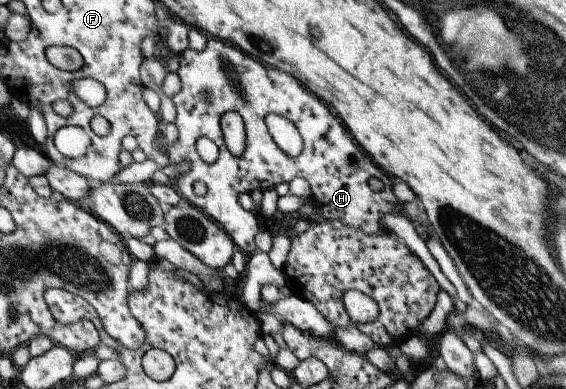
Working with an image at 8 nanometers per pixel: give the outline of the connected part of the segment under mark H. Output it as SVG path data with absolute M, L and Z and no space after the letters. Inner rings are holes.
M218 38L207 39L202 51L186 48L176 56L178 60L176 74L181 81L181 88L180 91L177 91L169 98L176 111L174 125L177 129L177 138L171 147L164 148L164 152L169 159L168 164L178 165L182 161L188 161L189 169L174 179L174 187L183 201L200 209L203 214L206 214L216 225L220 226L241 252L249 256L257 250L256 246L254 246L254 235L258 232L258 225L256 224L254 213L242 209L242 206L238 204L237 195L248 193L252 190L258 190L261 193L265 189L272 189L276 183L288 183L294 177L306 179L311 189L311 204L314 207L318 206L318 211L320 211L320 215L324 220L339 221L340 224L345 224L370 235L384 231L380 223L383 215L404 215L391 190L394 180L389 175L386 175L360 146L356 145L356 142L351 138L351 133L343 126L338 117L332 113L332 109L328 111L328 107L322 105L322 101L314 99L306 89L302 89L302 85L298 85L298 81L294 77L290 77L290 75L274 66L263 65L258 59L251 58L241 49ZM224 62L235 71L239 79L239 83L236 86L230 83L223 68ZM226 112L238 113L243 121L246 145L238 157L232 155L223 142L219 121L222 114ZM266 114L282 116L294 125L303 143L304 150L302 155L290 157L278 149L266 129L266 124L264 123ZM200 136L207 137L218 148L218 157L214 163L204 163L196 153L195 141ZM370 177L375 177L382 182L381 191L374 192L368 188L366 181Z

